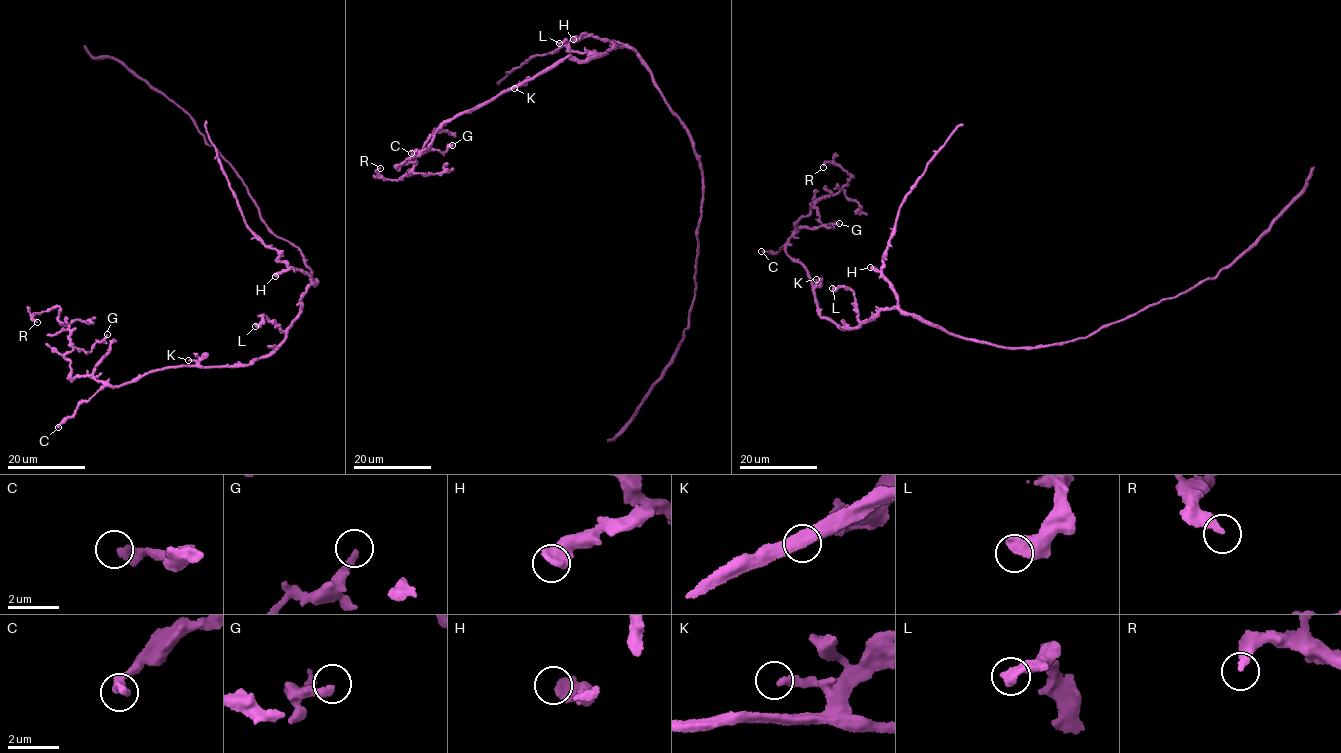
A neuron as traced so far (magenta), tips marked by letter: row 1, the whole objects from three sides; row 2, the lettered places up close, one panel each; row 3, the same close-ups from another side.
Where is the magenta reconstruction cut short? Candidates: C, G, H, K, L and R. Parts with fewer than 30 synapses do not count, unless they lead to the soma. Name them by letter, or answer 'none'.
none

